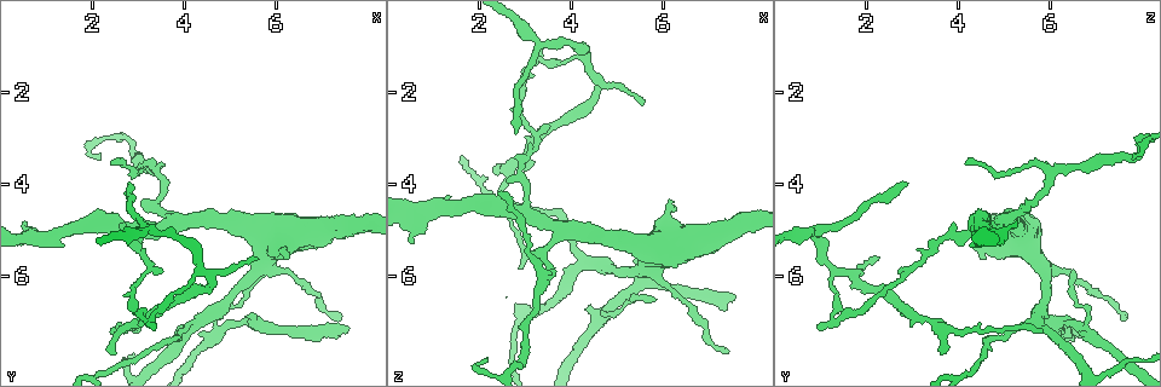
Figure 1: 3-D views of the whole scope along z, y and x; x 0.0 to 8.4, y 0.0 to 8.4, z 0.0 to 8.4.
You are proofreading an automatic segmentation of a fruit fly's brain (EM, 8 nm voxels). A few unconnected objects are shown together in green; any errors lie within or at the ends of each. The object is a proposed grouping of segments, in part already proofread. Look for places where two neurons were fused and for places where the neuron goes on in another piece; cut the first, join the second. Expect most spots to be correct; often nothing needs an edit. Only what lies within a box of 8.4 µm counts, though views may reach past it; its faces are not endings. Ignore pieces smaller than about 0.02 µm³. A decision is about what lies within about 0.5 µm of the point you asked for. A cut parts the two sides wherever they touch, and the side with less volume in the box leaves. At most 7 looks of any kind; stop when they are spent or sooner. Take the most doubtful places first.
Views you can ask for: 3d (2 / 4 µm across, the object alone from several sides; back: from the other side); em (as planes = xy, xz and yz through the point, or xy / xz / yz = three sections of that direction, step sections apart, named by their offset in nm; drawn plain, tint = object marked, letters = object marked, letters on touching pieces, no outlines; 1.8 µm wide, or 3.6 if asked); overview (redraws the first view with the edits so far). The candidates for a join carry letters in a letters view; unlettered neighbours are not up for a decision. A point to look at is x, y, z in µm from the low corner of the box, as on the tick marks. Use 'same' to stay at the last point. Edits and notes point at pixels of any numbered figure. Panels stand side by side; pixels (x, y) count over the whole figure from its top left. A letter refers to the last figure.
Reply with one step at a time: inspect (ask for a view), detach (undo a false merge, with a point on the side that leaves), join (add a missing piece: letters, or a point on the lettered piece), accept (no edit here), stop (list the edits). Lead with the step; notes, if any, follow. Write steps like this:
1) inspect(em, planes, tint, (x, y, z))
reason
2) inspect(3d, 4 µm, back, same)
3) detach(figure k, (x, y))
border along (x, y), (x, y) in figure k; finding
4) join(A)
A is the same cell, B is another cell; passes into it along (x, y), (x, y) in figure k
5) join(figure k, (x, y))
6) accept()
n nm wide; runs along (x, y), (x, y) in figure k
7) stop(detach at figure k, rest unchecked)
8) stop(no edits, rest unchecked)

inspect(3d, 2 µm, (6.15, 5.30, 4.35))
an open end

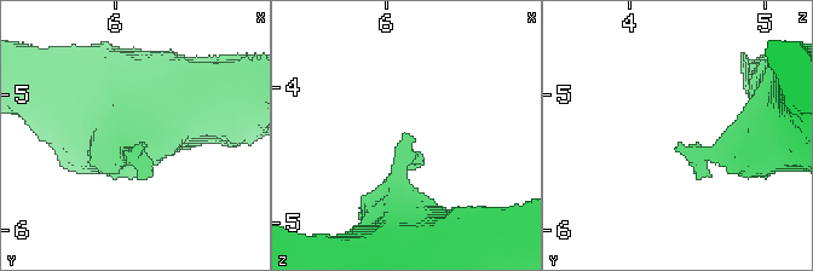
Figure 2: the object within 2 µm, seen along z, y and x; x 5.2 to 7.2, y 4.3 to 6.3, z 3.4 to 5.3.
inspect(em, planes, letters, (6.16, 5.34, 4.34))
shape alone is not enough

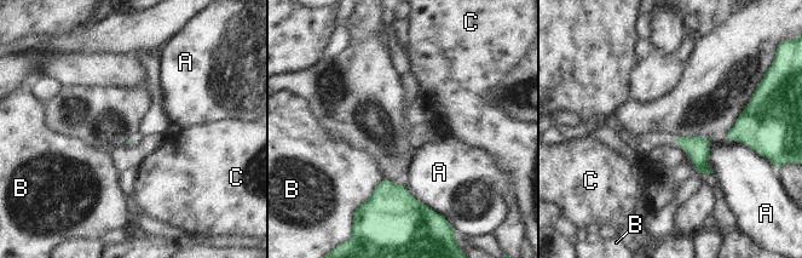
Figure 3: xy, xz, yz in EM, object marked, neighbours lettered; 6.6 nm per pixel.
accept()
A, B and C are other cells; border along (723, 136), (755, 153) in figure 3; none of them fits

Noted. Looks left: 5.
inspect(3d, 2 µm, back, (2.85, 4.00, 2.90))
thin end

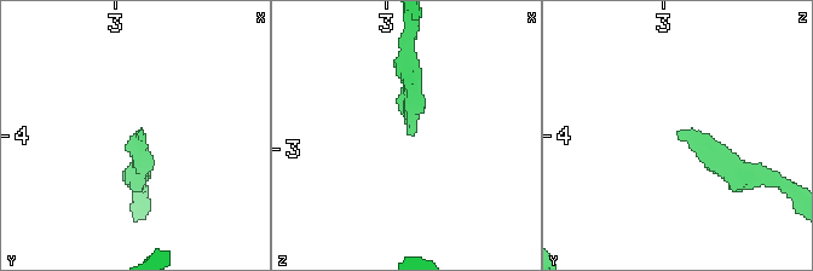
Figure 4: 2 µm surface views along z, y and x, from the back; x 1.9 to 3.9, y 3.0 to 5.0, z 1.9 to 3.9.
inspect(em, xy, step 8, letters, (2.82, 4.02, 2.90))

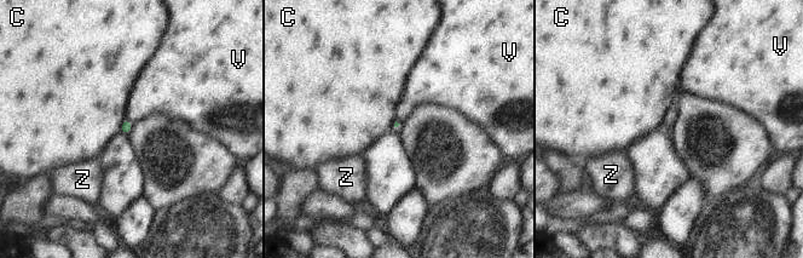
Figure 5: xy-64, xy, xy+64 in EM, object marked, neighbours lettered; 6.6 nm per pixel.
inspect(em, planes, letters, same)

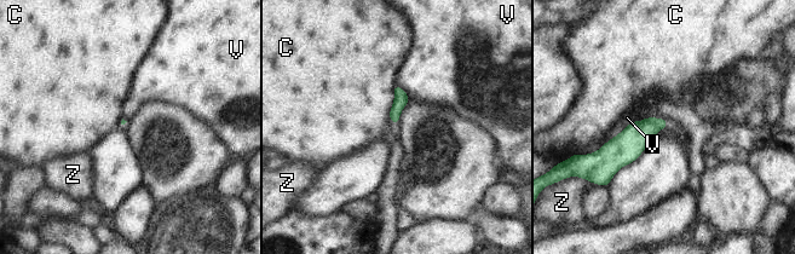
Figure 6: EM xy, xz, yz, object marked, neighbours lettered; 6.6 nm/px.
accept()
C, V and Z are other cells; border along (634, 120), (597, 150), (588, 154) in figure 6; no lettered piece goes on from it

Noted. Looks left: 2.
inspect(em, planes, letters, (4.30, 6.95, 5.75))
a fork

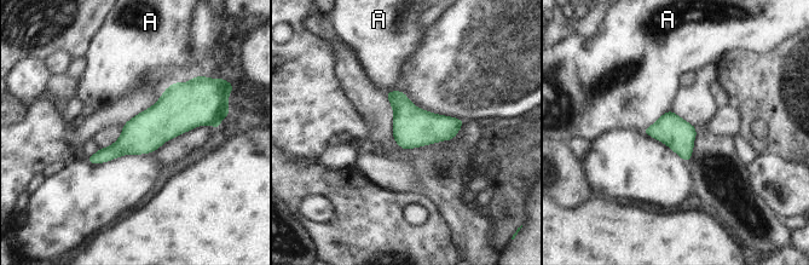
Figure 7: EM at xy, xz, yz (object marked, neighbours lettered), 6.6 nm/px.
accept()
A is another cell; border along (670, 109), (664, 111), (642, 131) in figure 7; all the same neuron

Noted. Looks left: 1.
stop(no edits, rest unchecked)

